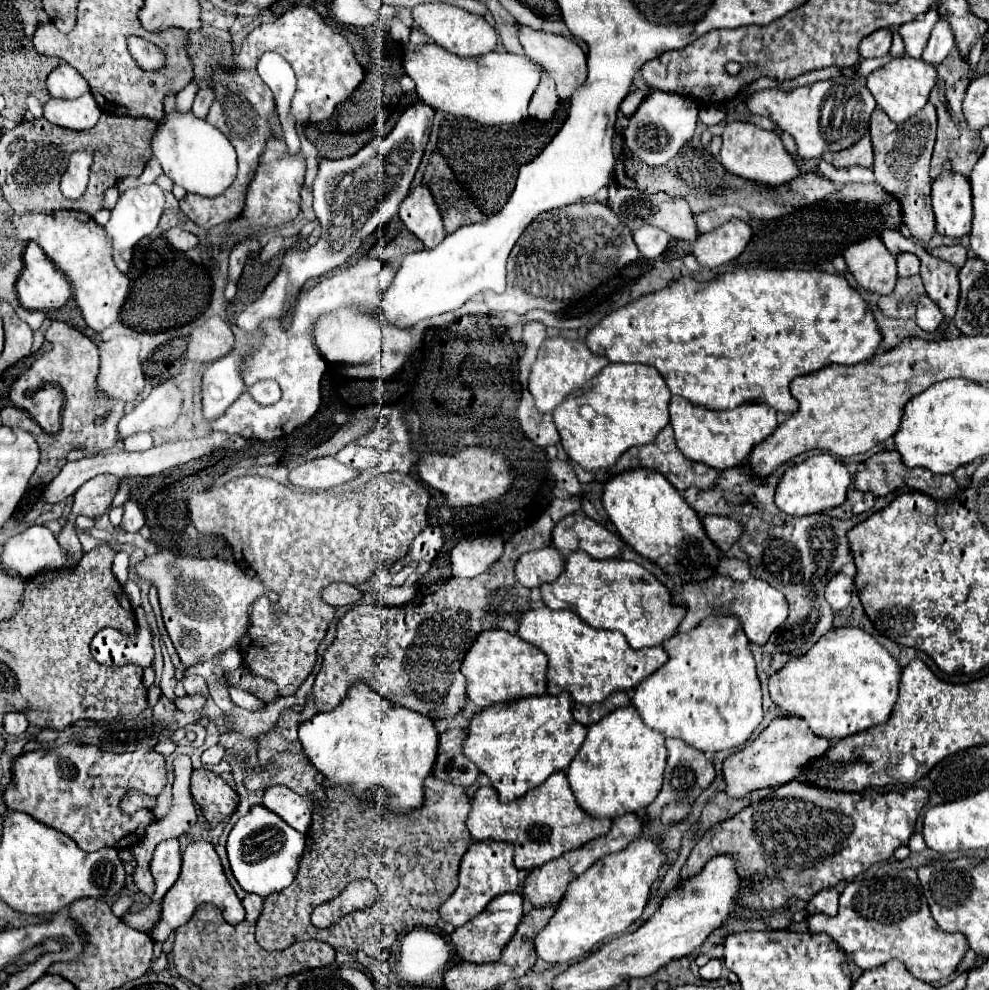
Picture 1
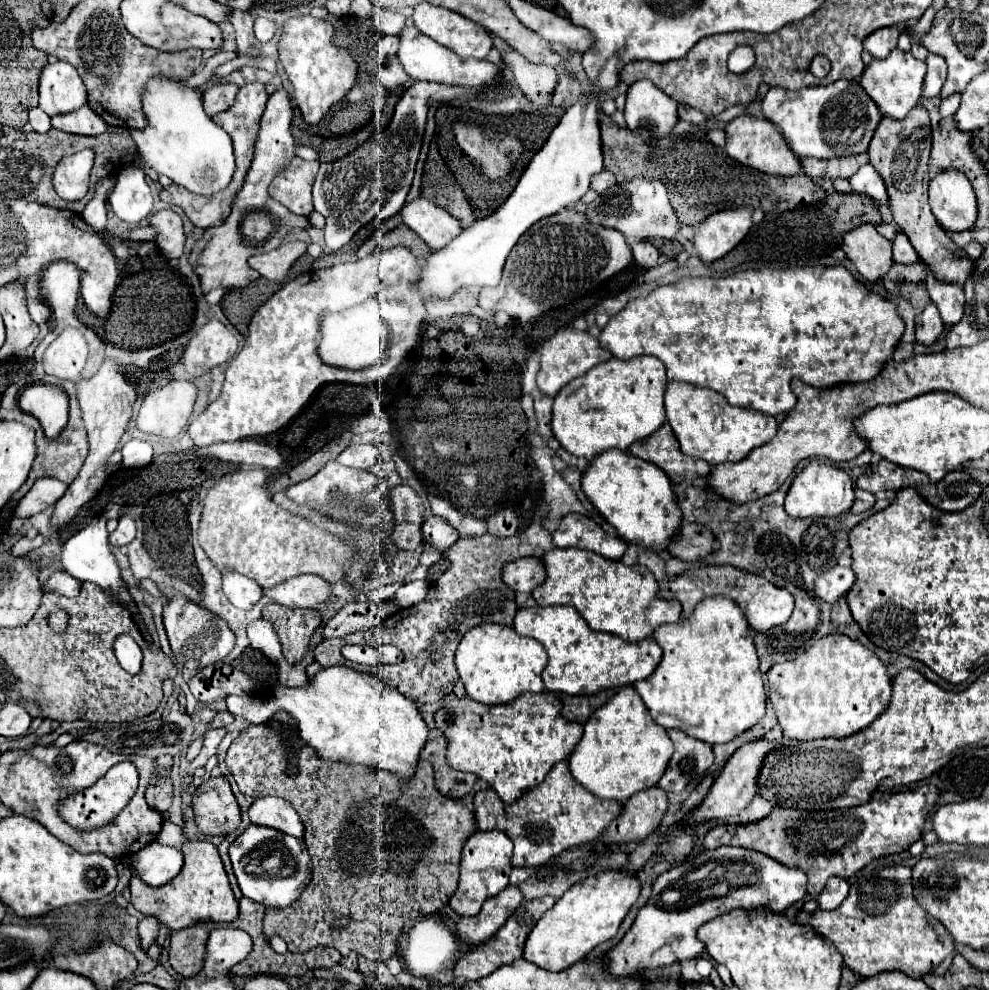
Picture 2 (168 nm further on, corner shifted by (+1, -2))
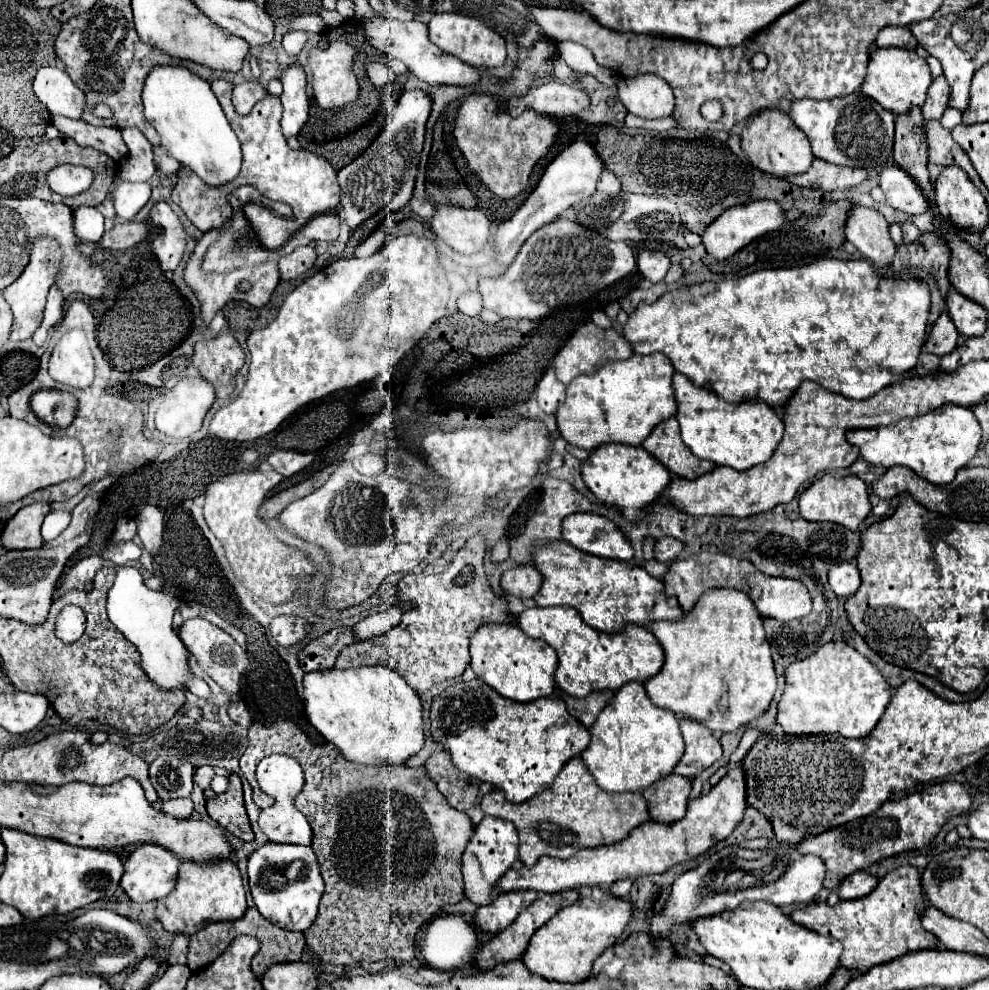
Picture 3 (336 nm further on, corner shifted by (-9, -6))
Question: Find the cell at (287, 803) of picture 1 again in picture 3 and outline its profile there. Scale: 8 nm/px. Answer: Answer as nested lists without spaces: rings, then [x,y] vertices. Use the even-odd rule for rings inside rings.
[[[272,754],[264,758],[258,768],[256,768],[256,779],[264,792],[275,799],[274,806],[266,808],[260,812],[258,824],[260,830],[272,840],[272,842],[282,842],[282,844],[304,844],[310,846],[312,842],[312,828],[302,812],[296,810],[294,806],[294,796],[301,792],[304,786],[304,774],[300,764],[294,758],[282,756],[282,754]]]

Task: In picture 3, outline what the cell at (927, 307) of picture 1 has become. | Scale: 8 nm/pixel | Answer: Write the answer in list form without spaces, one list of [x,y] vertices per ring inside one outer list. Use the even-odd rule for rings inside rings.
[[[942,312],[936,324],[932,326],[932,332],[926,338],[926,350],[936,356],[944,356],[956,348],[956,340],[958,340],[958,330],[952,324],[950,316]]]

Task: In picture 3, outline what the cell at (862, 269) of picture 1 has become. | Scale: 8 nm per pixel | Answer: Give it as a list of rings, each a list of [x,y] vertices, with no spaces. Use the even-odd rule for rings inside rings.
[[[854,206],[850,210],[846,240],[852,242],[860,254],[878,268],[888,266],[896,254],[896,244],[888,232],[888,222],[874,208]]]

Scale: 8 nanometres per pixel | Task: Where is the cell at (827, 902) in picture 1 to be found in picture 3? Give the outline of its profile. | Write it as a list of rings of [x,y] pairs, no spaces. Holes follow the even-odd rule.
[[[854,872],[850,876],[846,876],[838,888],[838,896],[840,900],[854,900],[854,898],[862,898],[868,896],[874,886],[878,884],[878,878],[870,876],[868,872]]]

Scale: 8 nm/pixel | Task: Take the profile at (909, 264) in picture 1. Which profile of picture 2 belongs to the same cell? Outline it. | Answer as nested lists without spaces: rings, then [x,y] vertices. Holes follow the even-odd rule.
[[[898,232],[894,242],[892,242],[892,250],[894,250],[894,260],[902,262],[902,264],[910,264],[918,260],[918,254],[914,250],[914,246],[910,244],[908,236],[904,232]]]

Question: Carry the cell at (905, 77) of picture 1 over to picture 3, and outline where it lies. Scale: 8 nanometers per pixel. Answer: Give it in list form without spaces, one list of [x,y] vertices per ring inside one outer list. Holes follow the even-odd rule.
[[[878,48],[870,56],[868,74],[862,84],[862,92],[870,98],[874,98],[882,108],[904,114],[910,112],[914,106],[922,106],[926,102],[928,88],[932,84],[932,74],[924,58],[920,58],[914,50],[902,50],[902,48]]]

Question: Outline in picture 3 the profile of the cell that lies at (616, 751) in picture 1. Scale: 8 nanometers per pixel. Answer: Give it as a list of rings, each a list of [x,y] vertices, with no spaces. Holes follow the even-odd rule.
[[[640,682],[624,684],[590,728],[590,744],[580,754],[596,784],[606,792],[644,792],[650,784],[672,774],[682,758],[684,740],[678,720],[646,696]]]

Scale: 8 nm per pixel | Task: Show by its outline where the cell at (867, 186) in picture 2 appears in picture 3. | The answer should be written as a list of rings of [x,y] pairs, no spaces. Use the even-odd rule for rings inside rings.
[[[896,166],[884,168],[878,178],[878,186],[886,196],[886,204],[904,214],[924,214],[930,210],[928,200],[918,190],[916,182]]]

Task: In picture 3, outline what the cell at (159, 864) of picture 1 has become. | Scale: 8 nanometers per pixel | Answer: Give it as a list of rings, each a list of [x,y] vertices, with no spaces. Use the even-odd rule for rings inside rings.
[[[158,844],[138,846],[136,850],[130,852],[130,856],[124,862],[124,876],[120,880],[120,886],[134,902],[160,900],[174,890],[176,880],[178,880],[178,866],[180,866],[180,860],[178,860],[178,856],[174,856],[174,852],[170,852]]]

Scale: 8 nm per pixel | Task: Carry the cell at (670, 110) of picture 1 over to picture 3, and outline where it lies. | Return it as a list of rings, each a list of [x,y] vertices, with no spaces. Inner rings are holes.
[[[642,74],[638,78],[620,78],[616,86],[626,110],[644,120],[672,116],[674,112],[676,98],[664,78]]]

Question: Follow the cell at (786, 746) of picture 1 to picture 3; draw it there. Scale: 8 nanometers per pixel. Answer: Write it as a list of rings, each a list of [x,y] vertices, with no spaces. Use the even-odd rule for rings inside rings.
[[[742,762],[736,764],[708,794],[694,798],[688,804],[686,816],[674,824],[658,824],[646,822],[634,828],[628,838],[608,844],[596,846],[588,850],[580,850],[568,860],[558,860],[550,856],[542,856],[538,864],[532,868],[518,866],[512,868],[500,882],[500,892],[510,890],[536,890],[536,892],[562,892],[578,886],[604,886],[608,888],[616,880],[636,880],[644,874],[662,874],[674,864],[684,864],[688,860],[698,858],[702,852],[712,848],[716,842],[730,836],[736,824],[742,820],[746,812],[746,778],[742,776]]]

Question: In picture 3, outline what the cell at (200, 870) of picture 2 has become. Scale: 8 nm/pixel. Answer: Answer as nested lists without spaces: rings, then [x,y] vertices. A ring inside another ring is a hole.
[[[186,860],[180,864],[178,888],[170,896],[158,900],[156,918],[168,932],[174,934],[194,934],[208,922],[238,920],[246,912],[246,894],[242,886],[240,872],[232,860],[218,860],[218,864],[194,864]]]

